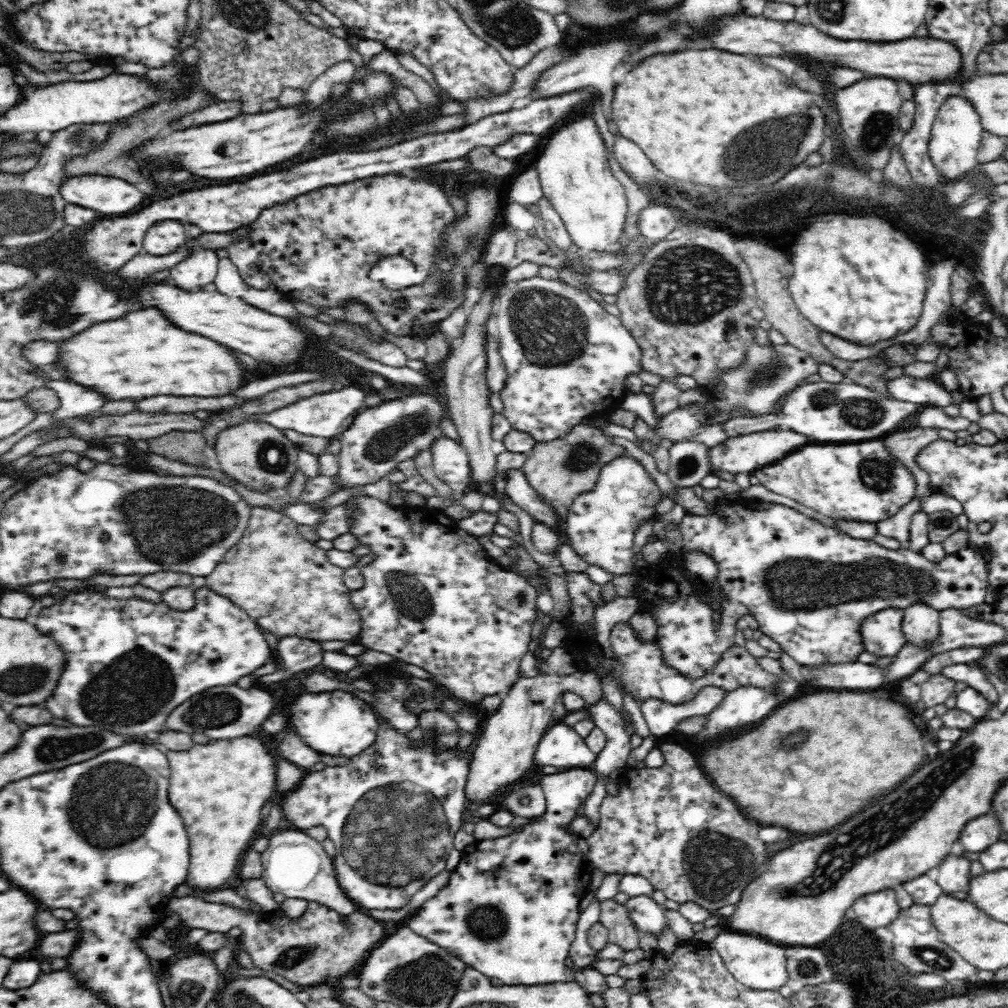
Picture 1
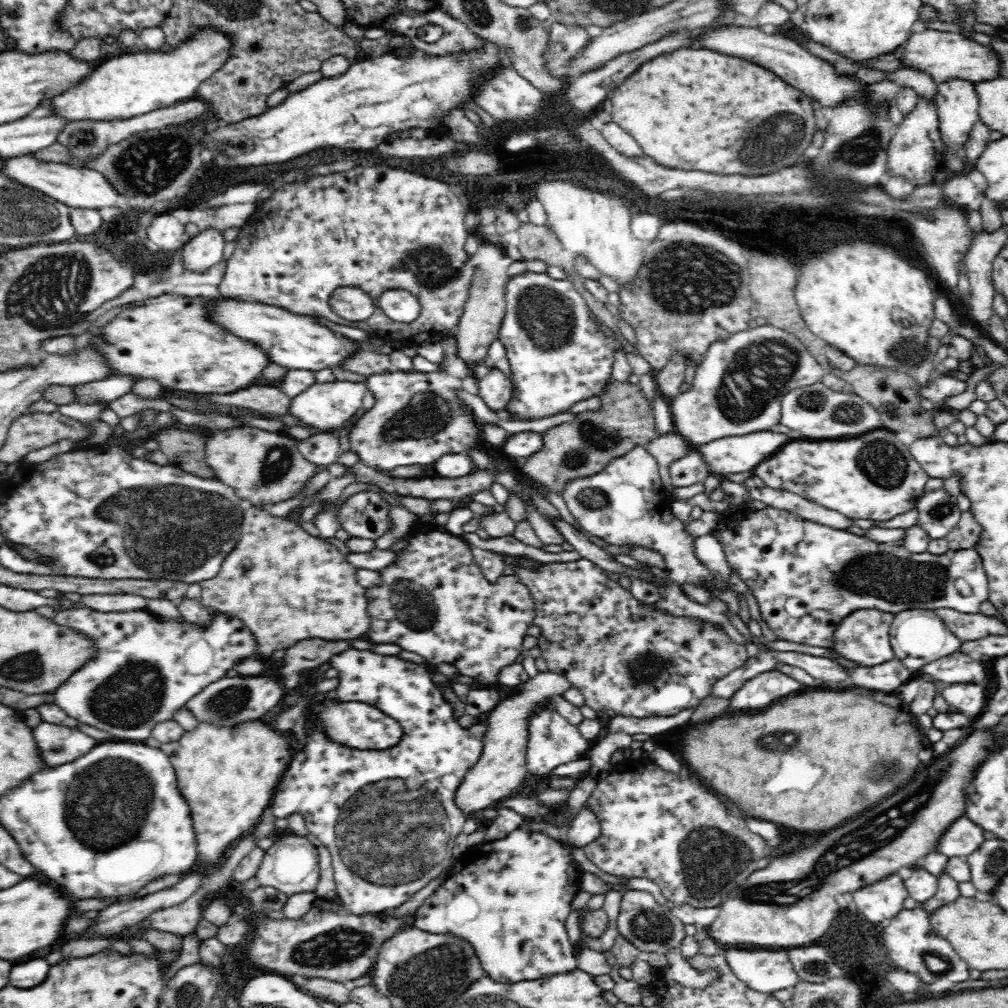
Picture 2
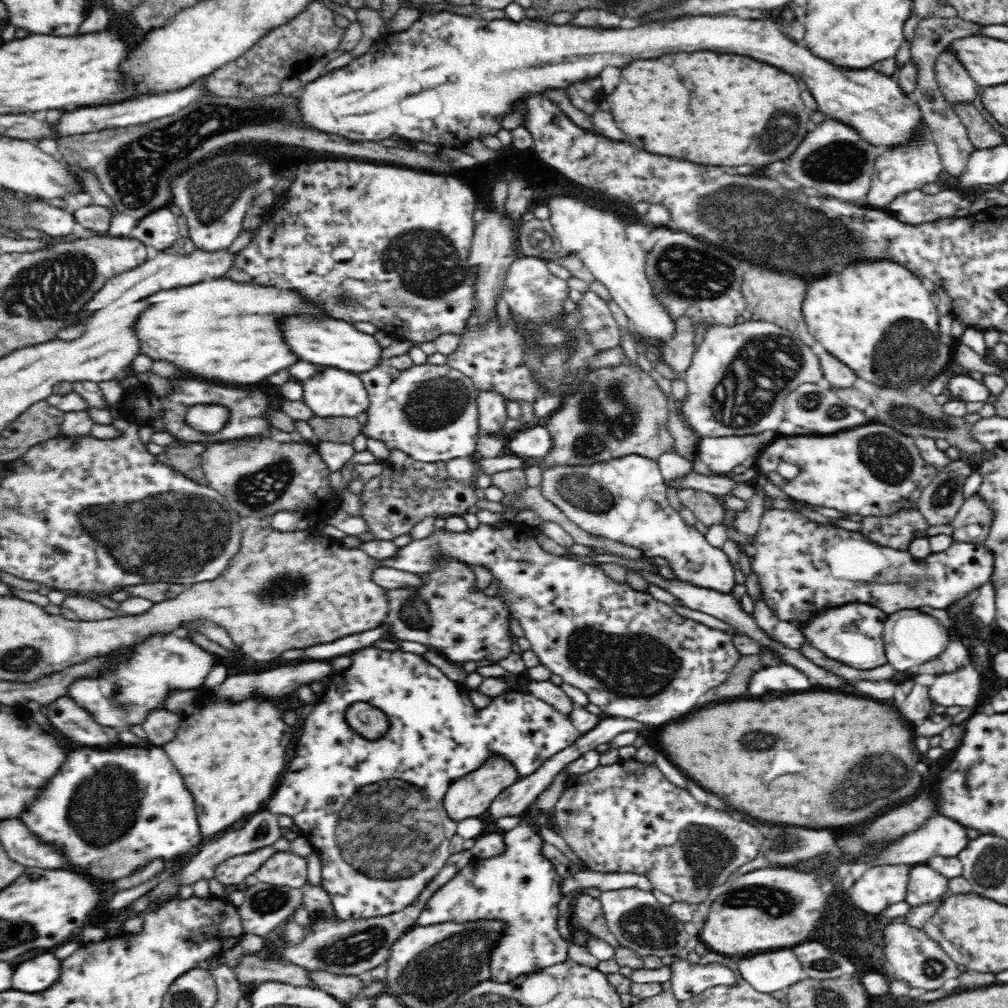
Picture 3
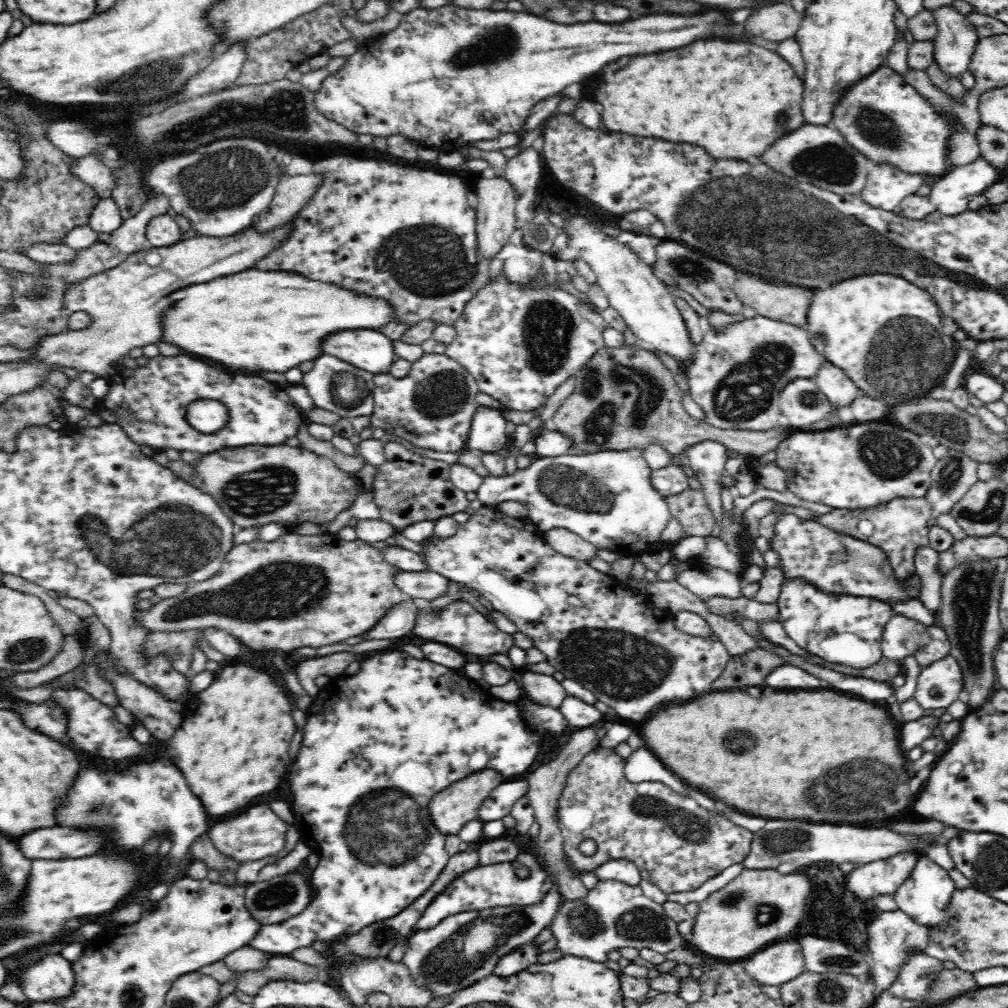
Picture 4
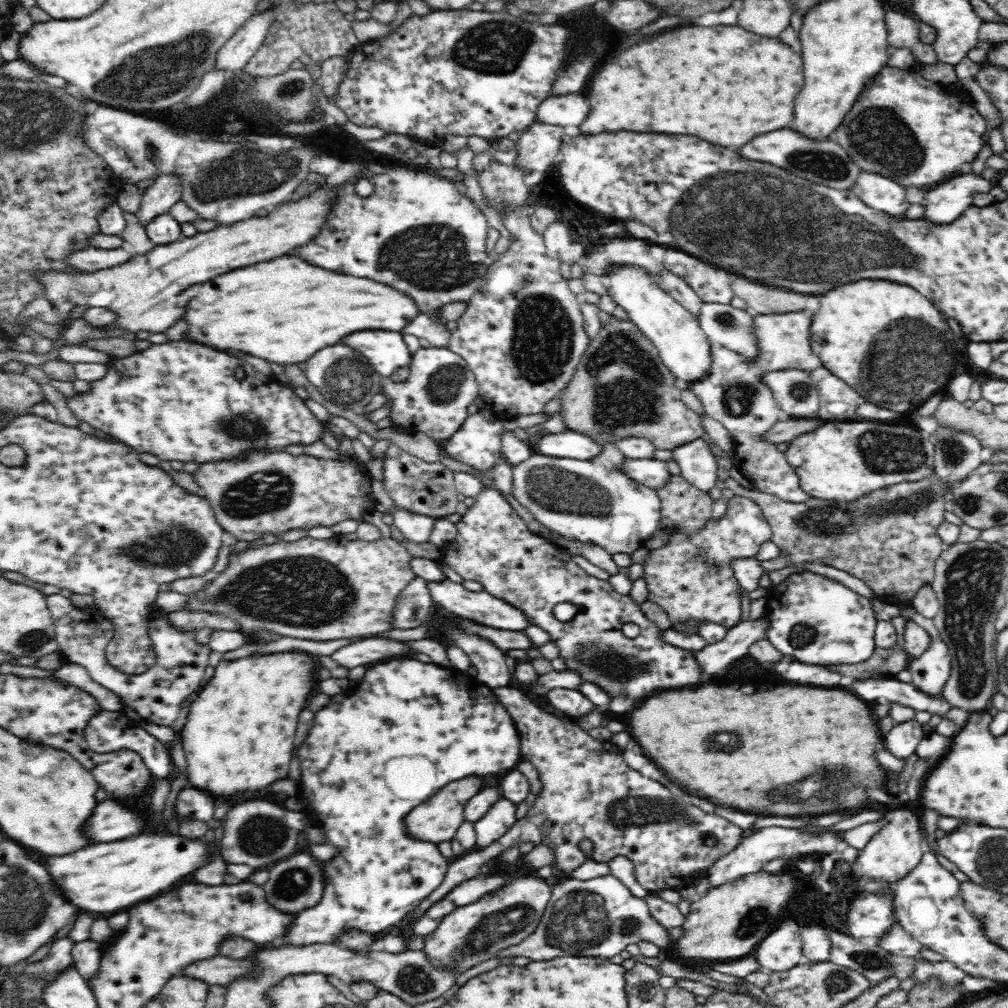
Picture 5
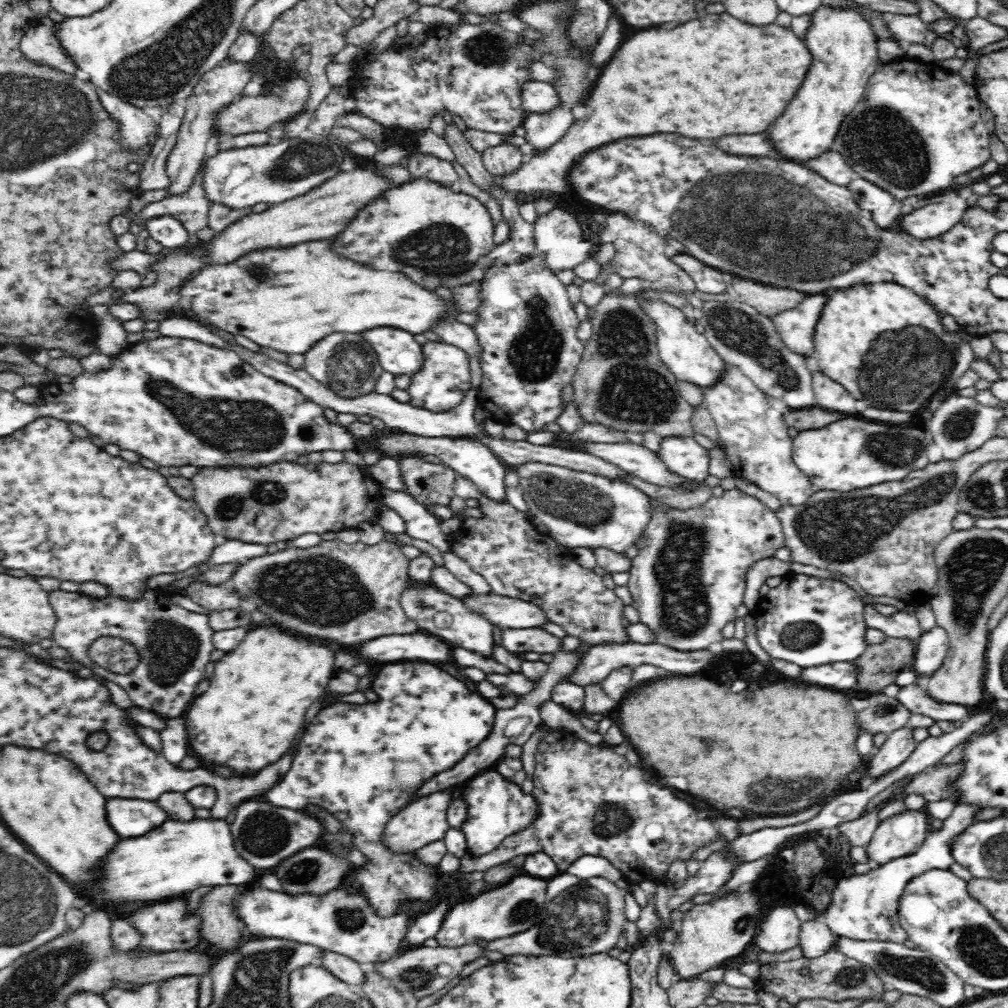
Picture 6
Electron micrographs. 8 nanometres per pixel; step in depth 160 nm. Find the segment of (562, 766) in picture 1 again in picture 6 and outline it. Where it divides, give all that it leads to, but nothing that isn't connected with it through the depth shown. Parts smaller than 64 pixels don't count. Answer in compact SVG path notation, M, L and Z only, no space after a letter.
M406 662L406 664L388 664L384 668L380 668L376 674L374 674L374 680L372 680L372 690L378 692L377 700L367 701L364 704L334 704L334 706L328 706L324 710L318 712L318 716L312 720L312 724L308 726L306 734L302 736L302 744L300 744L300 752L296 754L294 762L292 762L292 768L290 772L286 774L284 780L267 790L267 794L264 793L260 798L268 798L268 803L274 806L286 807L290 809L309 811L311 808L319 808L328 810L336 820L341 824L341 828L338 833L348 833L352 837L352 844L360 850L360 852L366 857L364 864L359 866L352 865L350 872L342 878L342 882L338 886L338 890L343 890L347 893L362 893L367 901L367 904L373 908L373 911L377 916L381 918L392 918L392 916L398 916L402 914L402 911L410 910L411 905L415 902L426 903L430 901L438 891L438 883L441 880L441 874L438 871L438 866L434 864L425 864L415 856L413 852L394 852L383 840L383 834L390 819L398 814L403 808L406 808L410 803L414 802L413 798L417 790L433 776L440 774L440 772L449 771L456 766L457 762L460 762L473 748L476 748L483 740L486 740L492 729L494 728L495 712L494 705L490 702L490 699L482 696L478 690L471 690L468 683L454 678L454 674L448 674L444 672L442 668L436 668L432 664L424 664L424 662Z

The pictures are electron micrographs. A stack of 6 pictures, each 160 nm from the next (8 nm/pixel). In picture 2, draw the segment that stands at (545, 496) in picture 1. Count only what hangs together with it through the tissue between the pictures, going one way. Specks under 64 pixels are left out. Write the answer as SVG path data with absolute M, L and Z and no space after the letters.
M612 380L605 393L602 393L599 397L603 407L600 412L578 413L578 418L574 422L564 422L564 424L554 426L554 428L541 434L542 448L539 449L539 452L526 457L520 467L520 473L535 487L538 487L540 490L544 489L546 492L554 492L561 495L564 492L564 488L572 480L596 476L610 460L624 456L634 446L647 446L655 438L656 428L653 410L650 409L650 404L638 385Z

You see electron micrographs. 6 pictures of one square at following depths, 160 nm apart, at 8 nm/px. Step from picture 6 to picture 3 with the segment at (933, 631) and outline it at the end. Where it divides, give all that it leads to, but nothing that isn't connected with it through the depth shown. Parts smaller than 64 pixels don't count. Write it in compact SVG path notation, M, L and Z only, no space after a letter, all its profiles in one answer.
M970 664L936 677L930 687L930 700L940 706L962 706L972 710L978 704L982 681L980 673Z

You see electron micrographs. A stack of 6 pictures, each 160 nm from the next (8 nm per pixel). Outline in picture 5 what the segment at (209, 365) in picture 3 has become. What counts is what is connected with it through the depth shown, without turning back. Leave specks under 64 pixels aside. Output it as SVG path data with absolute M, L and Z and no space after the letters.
M282 255L275 259L234 269L193 286L196 296L188 301L182 320L188 322L186 336L190 341L212 346L222 352L246 352L262 360L282 366L306 362L318 350L336 344L340 338L360 330L392 330L400 332L412 318L418 316L414 299L390 286L366 278L340 276L302 262L296 255Z

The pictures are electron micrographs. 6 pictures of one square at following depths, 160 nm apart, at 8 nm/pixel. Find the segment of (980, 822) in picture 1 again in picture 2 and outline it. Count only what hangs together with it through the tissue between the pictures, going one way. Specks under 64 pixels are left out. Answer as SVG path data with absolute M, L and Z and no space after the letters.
M964 815L946 829L939 840L937 852L950 857L968 856L985 842L984 831L981 826Z

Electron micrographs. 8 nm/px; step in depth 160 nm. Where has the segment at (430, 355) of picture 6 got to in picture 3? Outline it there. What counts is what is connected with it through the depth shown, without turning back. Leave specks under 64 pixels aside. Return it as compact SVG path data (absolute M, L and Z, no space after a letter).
M387 363L360 373L370 407L368 422L361 434L382 441L390 452L404 452L420 462L448 461L458 457L476 457L479 436L479 390L472 380L450 365L428 363L399 371Z

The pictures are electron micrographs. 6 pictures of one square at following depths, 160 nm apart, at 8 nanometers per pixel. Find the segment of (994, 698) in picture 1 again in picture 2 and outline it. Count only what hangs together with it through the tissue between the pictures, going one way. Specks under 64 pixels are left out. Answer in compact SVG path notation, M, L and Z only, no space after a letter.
M958 651L923 666L917 674L922 673L930 674L936 681L947 682L949 685L956 683L984 685L987 674L981 659Z

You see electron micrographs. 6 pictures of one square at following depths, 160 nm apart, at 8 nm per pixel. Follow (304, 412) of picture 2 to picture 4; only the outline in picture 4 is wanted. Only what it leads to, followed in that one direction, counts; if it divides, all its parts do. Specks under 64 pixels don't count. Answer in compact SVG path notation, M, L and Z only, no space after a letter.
M324 354L318 360L314 360L314 367L303 374L303 381L300 384L306 387L316 408L337 414L339 418L348 417L353 420L356 417L370 417L374 412L372 376L334 356Z

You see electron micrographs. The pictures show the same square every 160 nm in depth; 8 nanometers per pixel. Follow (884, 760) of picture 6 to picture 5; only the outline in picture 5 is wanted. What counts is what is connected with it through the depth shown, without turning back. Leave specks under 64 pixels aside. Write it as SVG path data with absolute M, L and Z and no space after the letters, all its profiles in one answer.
M916 719L897 723L886 734L886 748L898 758L906 758L915 752L920 741L925 737L924 724Z

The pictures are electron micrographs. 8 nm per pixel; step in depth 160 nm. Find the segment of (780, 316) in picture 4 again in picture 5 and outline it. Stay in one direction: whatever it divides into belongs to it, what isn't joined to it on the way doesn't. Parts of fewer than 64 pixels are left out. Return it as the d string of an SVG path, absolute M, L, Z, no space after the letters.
M730 276L731 287L735 296L746 300L747 306L754 315L770 313L800 312L806 308L804 294L782 290L782 288L766 288L762 284L750 282L746 278Z

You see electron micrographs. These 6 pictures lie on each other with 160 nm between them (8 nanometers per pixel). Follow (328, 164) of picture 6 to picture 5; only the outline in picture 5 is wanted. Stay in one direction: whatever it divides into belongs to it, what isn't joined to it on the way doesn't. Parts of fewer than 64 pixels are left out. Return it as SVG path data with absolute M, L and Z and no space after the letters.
M99 106L95 112L85 116L85 118L86 120L82 118L82 122L84 122L84 124L80 124L80 135L82 135L84 145L86 145L86 147L90 147L96 155L100 155L100 157L106 161L106 165L114 171L115 175L118 175L118 177L120 177L125 183L132 184L138 184L142 180L156 180L160 175L172 175L172 177L176 177L176 179L178 179L178 183L180 183L180 201L185 202L188 208L194 210L194 212L198 214L198 218L202 220L216 221L218 225L236 224L237 222L242 222L254 217L256 212L260 209L277 208L282 202L284 202L284 200L286 200L286 198L288 198L288 194L290 194L296 186L299 186L299 184L302 183L302 180L310 174L308 164L312 162L312 158L325 154L320 149L316 149L315 146L308 148L302 145L287 151L285 149L278 149L277 151L274 151L274 149L271 148L260 148L256 142L246 140L235 140L235 142L215 140L205 137L205 135L201 133L186 133L184 131L178 131L178 129L172 129L172 127L165 124L165 122L161 123L154 119L140 116L135 114L133 111L115 109L114 107L108 106Z

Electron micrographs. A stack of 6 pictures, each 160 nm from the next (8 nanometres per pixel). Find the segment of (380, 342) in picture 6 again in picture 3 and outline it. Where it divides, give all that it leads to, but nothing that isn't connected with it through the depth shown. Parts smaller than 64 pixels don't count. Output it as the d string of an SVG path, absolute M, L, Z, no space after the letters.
M288 316L282 320L280 330L284 334L284 342L288 344L290 352L304 362L329 366L348 372L366 372L376 365L380 365L382 348L374 336L356 332L350 324L334 318L314 318L314 316Z

